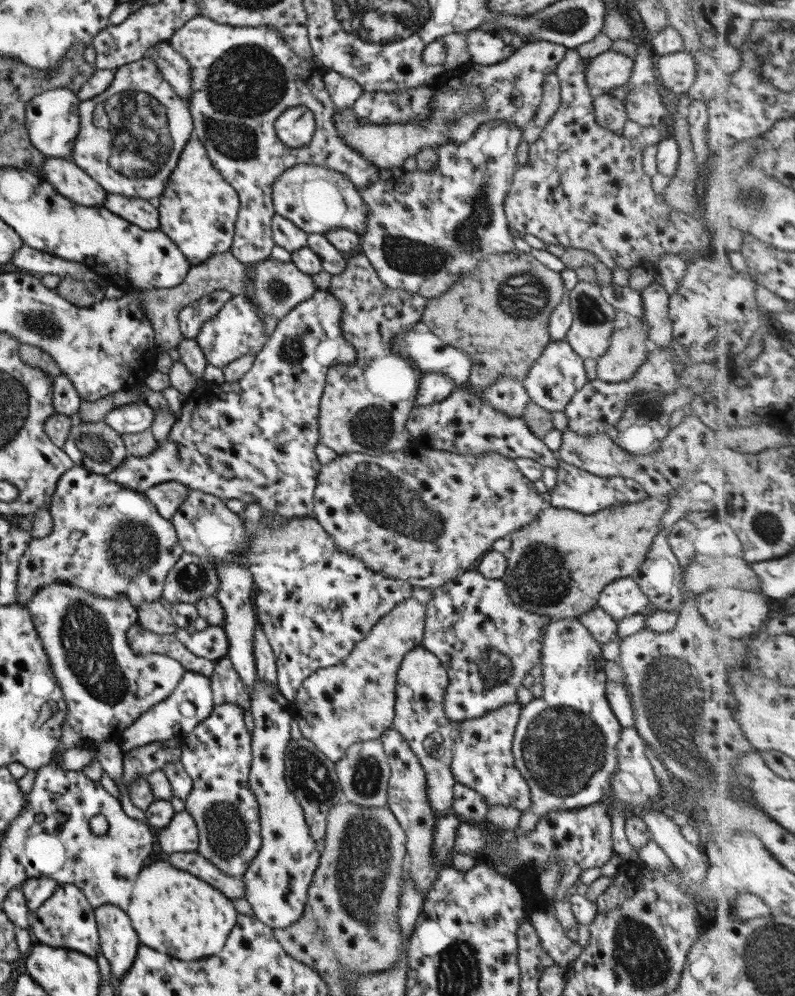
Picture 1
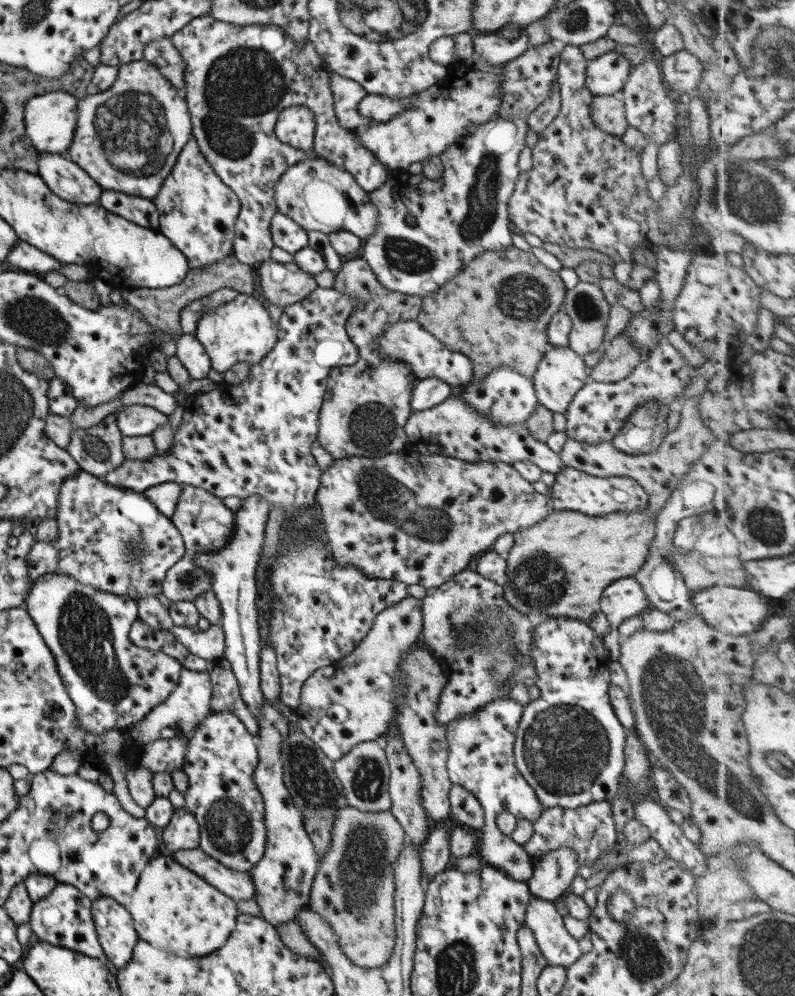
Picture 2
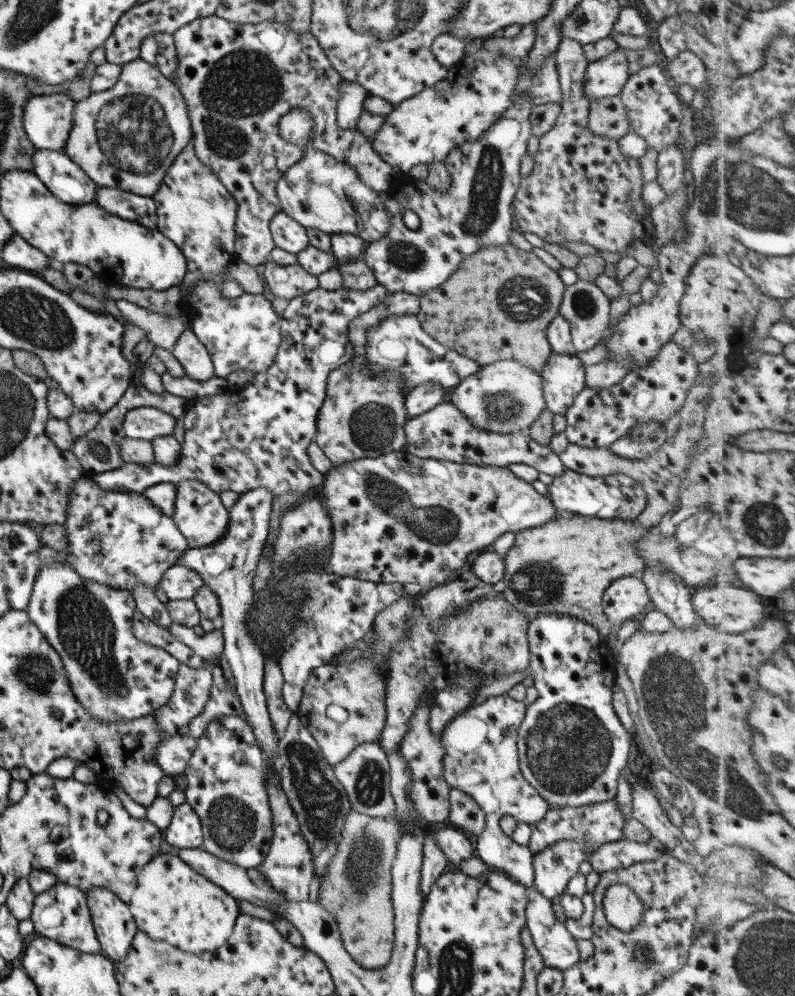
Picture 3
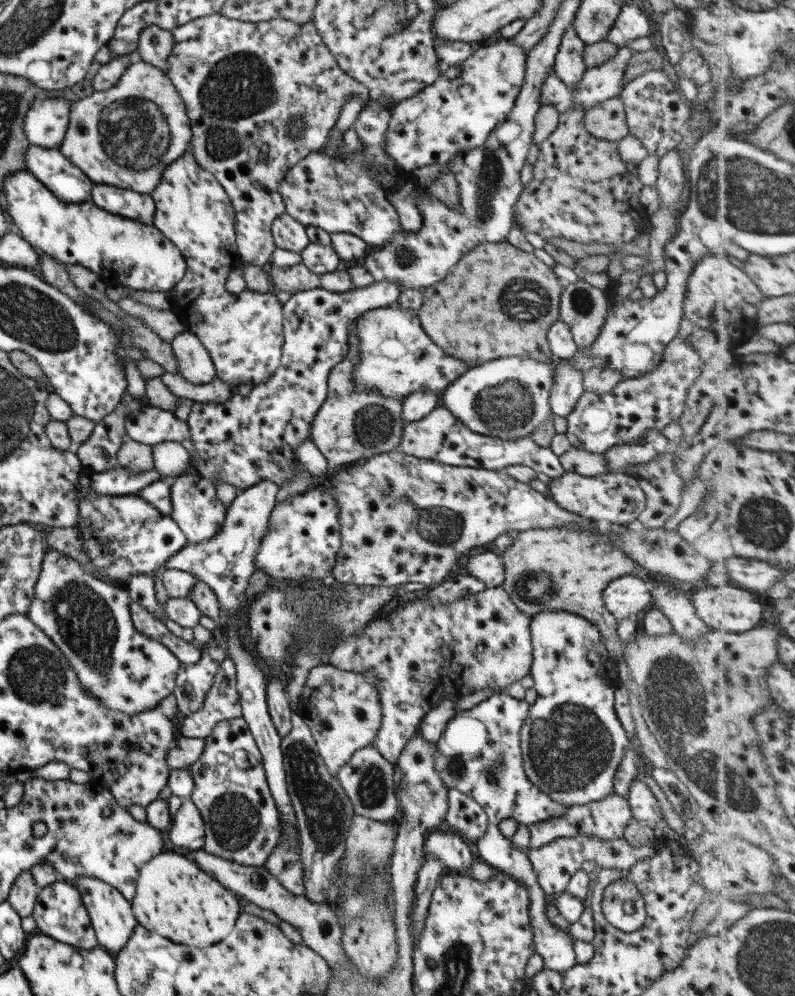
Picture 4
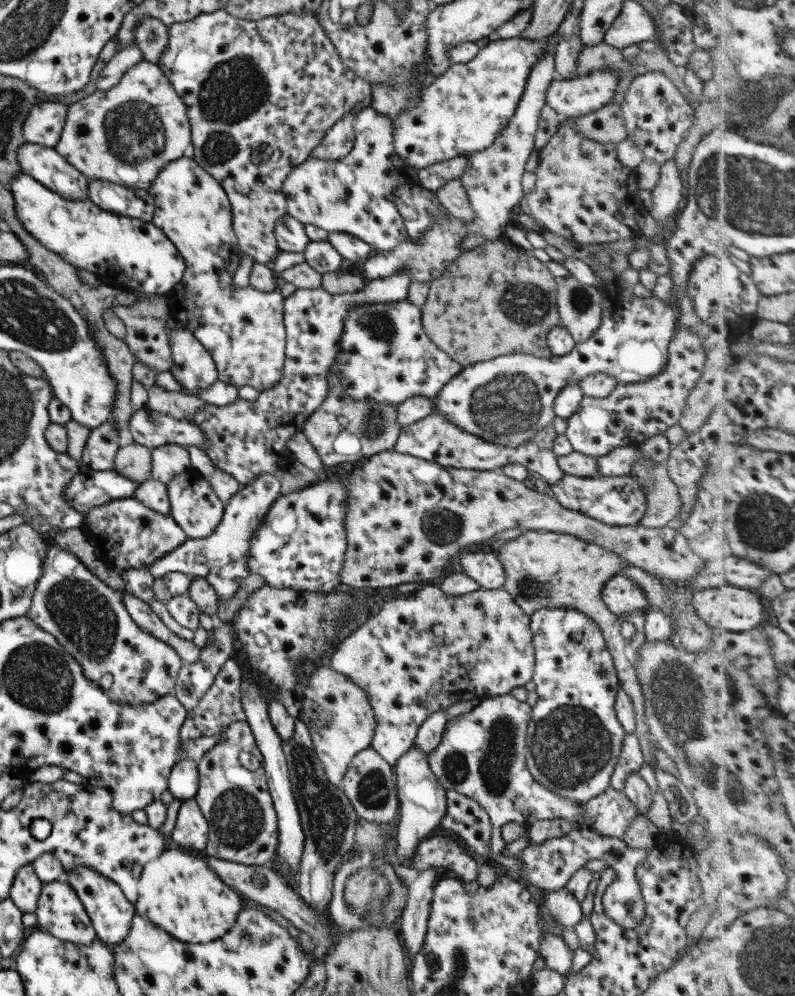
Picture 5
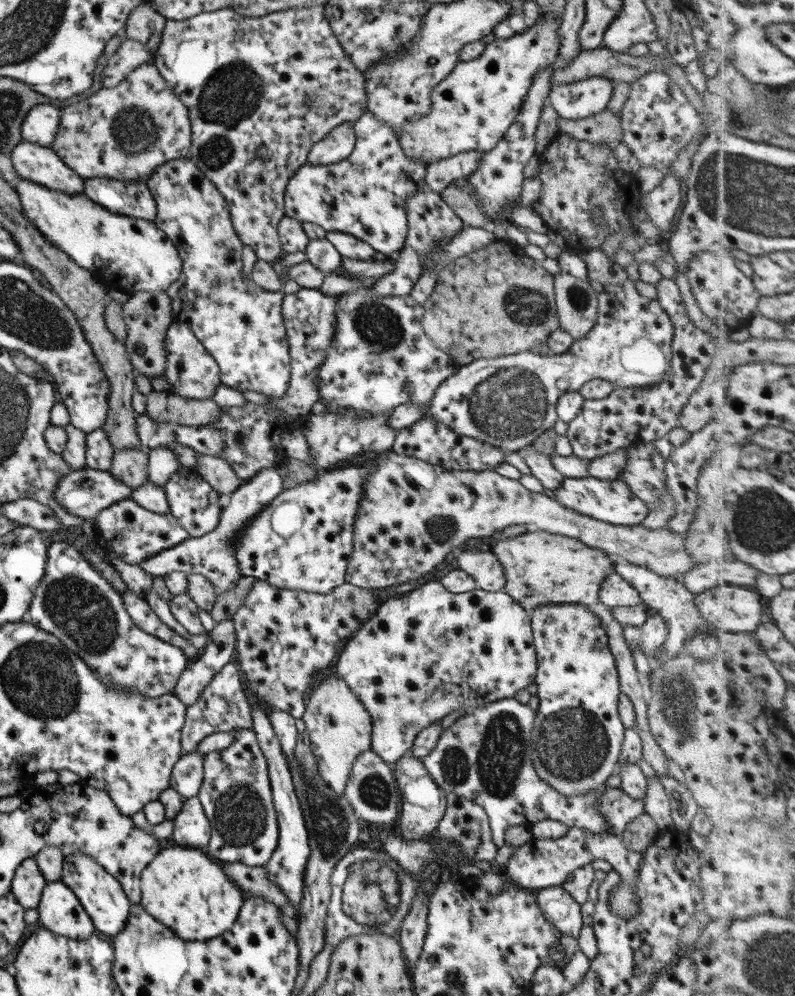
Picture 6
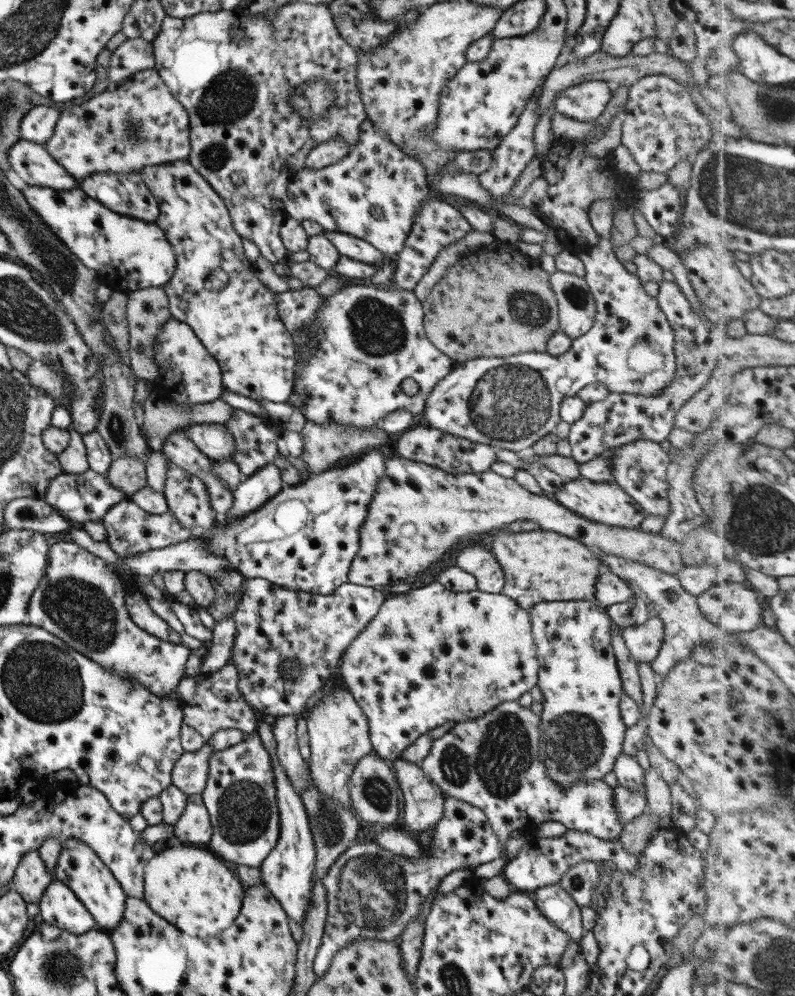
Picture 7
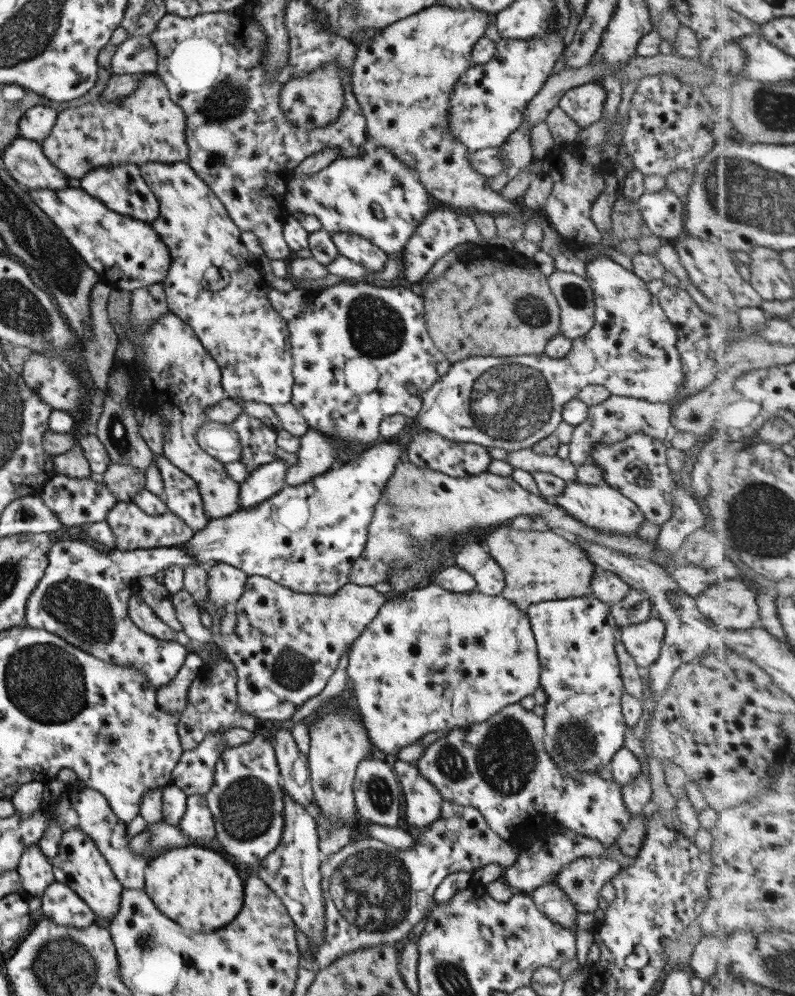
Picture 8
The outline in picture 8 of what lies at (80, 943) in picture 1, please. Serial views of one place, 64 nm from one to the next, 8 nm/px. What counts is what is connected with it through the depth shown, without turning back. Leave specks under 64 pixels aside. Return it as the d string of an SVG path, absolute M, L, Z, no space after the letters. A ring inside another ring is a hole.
M53 881L41 893L41 912L57 925L83 928L97 921L93 911L65 884Z

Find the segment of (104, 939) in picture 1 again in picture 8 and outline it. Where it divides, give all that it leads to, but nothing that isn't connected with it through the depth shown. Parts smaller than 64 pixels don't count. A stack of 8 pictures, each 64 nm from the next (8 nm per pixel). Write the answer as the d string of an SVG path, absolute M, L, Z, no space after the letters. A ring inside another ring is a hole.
M69 827L67 831L63 831L57 845L57 853L48 861L52 866L54 880L65 884L67 888L77 893L77 896L89 905L98 922L107 924L111 921L111 917L119 909L119 899L121 899L119 895L123 887L109 869L101 851L95 847L95 843L87 837L87 834L79 827Z

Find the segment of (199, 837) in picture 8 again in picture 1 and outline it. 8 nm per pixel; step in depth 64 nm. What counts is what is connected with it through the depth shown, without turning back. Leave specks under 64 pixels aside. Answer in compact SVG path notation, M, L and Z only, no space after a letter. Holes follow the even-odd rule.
M187 811L173 813L171 820L158 830L154 838L163 852L191 852L198 845L197 825Z

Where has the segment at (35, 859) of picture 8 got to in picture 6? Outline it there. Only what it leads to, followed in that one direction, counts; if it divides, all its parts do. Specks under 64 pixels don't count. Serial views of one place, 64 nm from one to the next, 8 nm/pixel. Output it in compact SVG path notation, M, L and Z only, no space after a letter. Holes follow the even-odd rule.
M25 857L25 860L21 861L15 869L11 879L10 891L15 895L17 903L27 910L36 908L41 890L46 883L34 857Z

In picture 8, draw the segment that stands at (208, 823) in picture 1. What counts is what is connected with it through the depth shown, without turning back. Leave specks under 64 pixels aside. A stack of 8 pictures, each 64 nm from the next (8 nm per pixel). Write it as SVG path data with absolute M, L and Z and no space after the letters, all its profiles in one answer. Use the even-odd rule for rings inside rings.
M256 730L251 742L227 748L212 772L213 784L204 797L213 817L213 840L237 867L255 867L279 844L283 832L283 790L273 747Z

